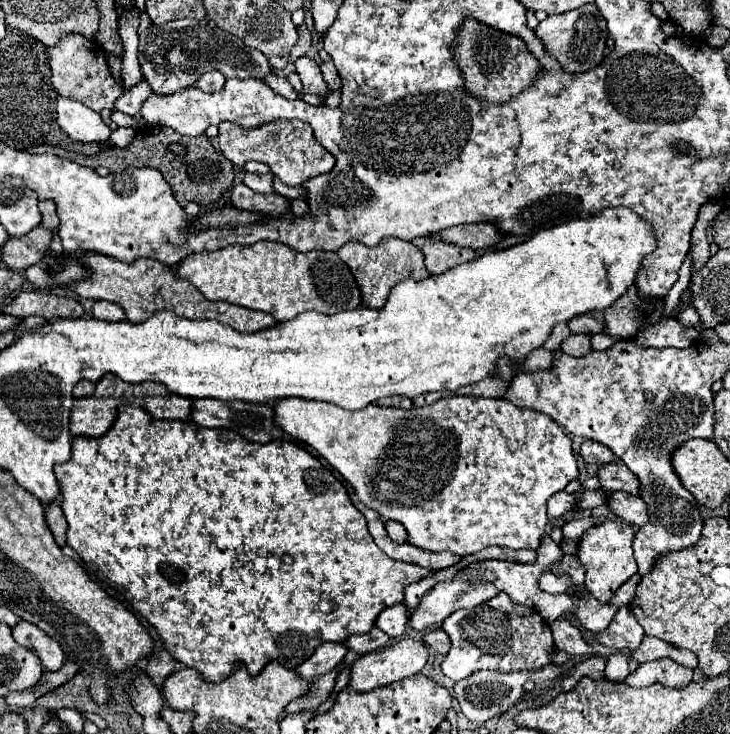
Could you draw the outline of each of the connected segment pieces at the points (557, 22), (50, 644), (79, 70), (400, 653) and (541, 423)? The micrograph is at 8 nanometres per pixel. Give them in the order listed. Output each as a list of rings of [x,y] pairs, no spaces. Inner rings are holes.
[[[595,3],[567,11],[563,15],[549,15],[535,29],[549,55],[553,55],[567,73],[583,73],[595,69],[605,59],[607,47],[607,25]]]
[[[27,621],[17,623],[13,627],[13,637],[19,645],[37,653],[47,671],[57,671],[65,663],[65,653],[61,651],[59,643],[53,641],[45,631],[41,631],[33,623],[27,623]]]
[[[75,33],[63,35],[57,45],[47,47],[47,57],[51,67],[51,83],[61,97],[77,99],[99,113],[101,109],[113,109],[117,97],[123,93],[123,87],[115,81],[109,71],[105,49],[101,49],[101,45],[91,39],[85,39]]]
[[[403,639],[399,643],[395,643],[393,647],[387,647],[383,651],[373,651],[373,653],[365,653],[357,659],[357,663],[353,663],[351,667],[351,681],[349,681],[349,689],[353,691],[371,691],[377,687],[385,687],[391,685],[399,679],[407,679],[411,675],[421,673],[421,669],[425,667],[429,659],[429,651],[421,641],[415,639]]]
[[[451,395],[451,397],[443,397],[443,399],[435,401],[433,405],[413,407],[409,411],[393,409],[393,407],[379,407],[379,405],[367,405],[365,409],[359,409],[359,411],[345,411],[333,403],[301,401],[301,399],[277,401],[273,407],[275,407],[277,425],[285,433],[289,433],[291,437],[313,447],[323,459],[327,459],[343,475],[345,481],[351,483],[351,487],[355,489],[361,503],[375,509],[387,521],[401,523],[407,529],[407,535],[409,535],[407,541],[425,551],[451,551],[451,553],[457,553],[463,557],[463,555],[477,553],[491,545],[499,545],[499,547],[507,547],[507,549],[537,549],[537,545],[541,545],[541,537],[543,537],[545,525],[549,521],[547,519],[547,499],[551,495],[563,491],[567,487],[567,483],[577,479],[577,475],[579,475],[577,461],[571,451],[571,437],[551,417],[545,417],[539,411],[519,409],[513,403],[509,403],[507,399]]]

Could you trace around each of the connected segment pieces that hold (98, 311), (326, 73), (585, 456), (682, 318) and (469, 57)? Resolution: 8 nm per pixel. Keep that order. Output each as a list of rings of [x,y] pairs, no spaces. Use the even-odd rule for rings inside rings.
[[[97,301],[93,305],[93,317],[97,319],[107,319],[107,321],[123,321],[125,313],[117,303],[109,303],[109,301]]]
[[[325,61],[325,63],[321,63],[321,71],[323,71],[323,79],[325,79],[329,91],[337,91],[341,87],[341,79],[337,75],[335,65],[331,61]]]
[[[585,441],[581,445],[579,455],[581,455],[581,459],[585,463],[591,463],[591,465],[607,465],[607,463],[611,463],[615,459],[611,449],[601,445],[601,443],[597,443],[597,441]]]
[[[685,305],[685,309],[681,309],[681,315],[679,315],[679,323],[685,325],[685,327],[695,327],[699,323],[699,315],[693,307]]]
[[[465,21],[465,25],[459,31],[459,39],[455,43],[453,53],[455,61],[463,71],[465,87],[469,89],[469,93],[493,103],[517,97],[519,91],[523,91],[537,79],[539,61],[527,51],[521,39],[501,33],[497,29],[489,29],[487,25],[477,21]]]

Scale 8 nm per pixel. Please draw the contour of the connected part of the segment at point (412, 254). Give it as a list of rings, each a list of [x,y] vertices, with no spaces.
[[[393,237],[381,239],[381,243],[377,247],[367,247],[361,243],[345,243],[337,251],[337,255],[349,265],[349,269],[353,269],[353,275],[355,275],[361,295],[363,295],[363,305],[371,307],[371,309],[385,307],[391,287],[397,285],[399,281],[403,281],[407,277],[417,279],[417,281],[429,277],[429,273],[423,265],[421,249],[415,243],[407,243],[401,239],[393,239]]]

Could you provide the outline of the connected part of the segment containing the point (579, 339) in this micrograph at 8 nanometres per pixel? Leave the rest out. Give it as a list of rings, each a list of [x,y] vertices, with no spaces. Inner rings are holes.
[[[571,335],[561,343],[561,351],[573,357],[583,357],[591,351],[591,341],[587,335]]]

